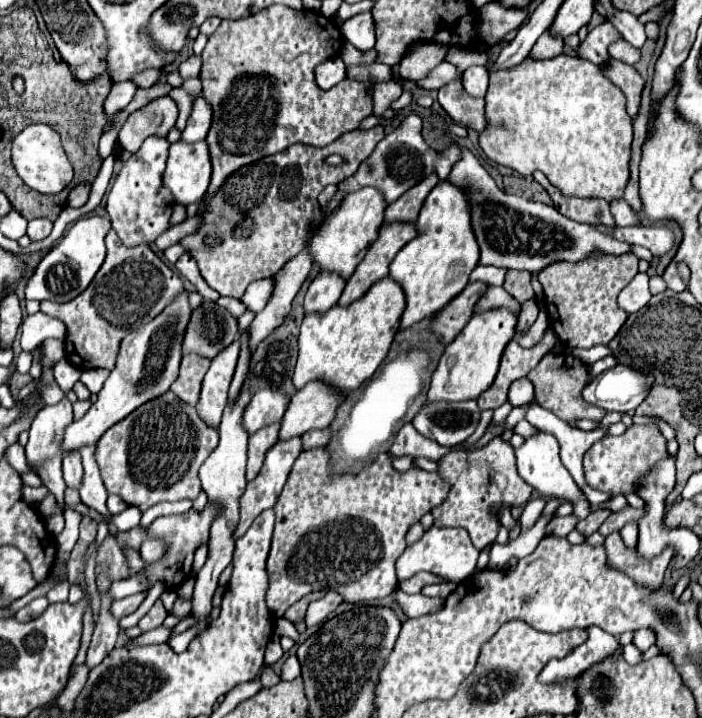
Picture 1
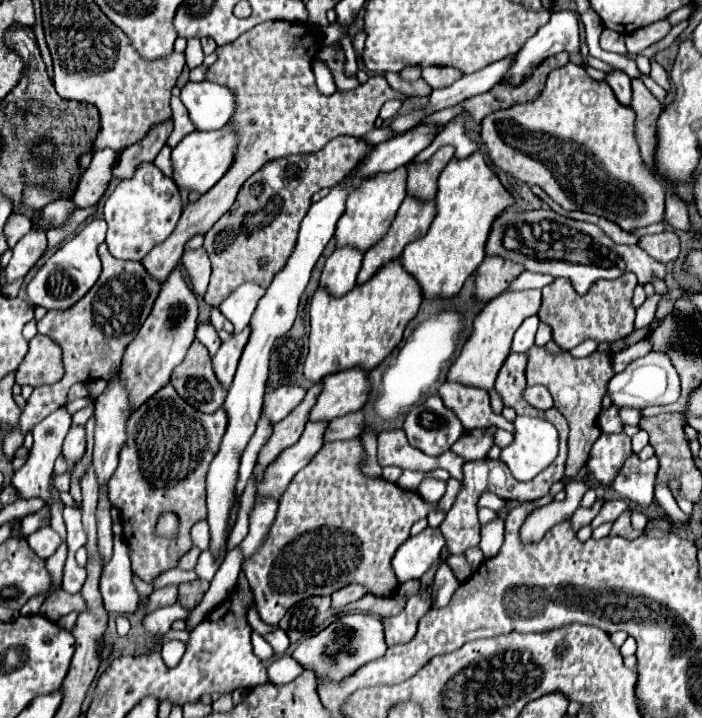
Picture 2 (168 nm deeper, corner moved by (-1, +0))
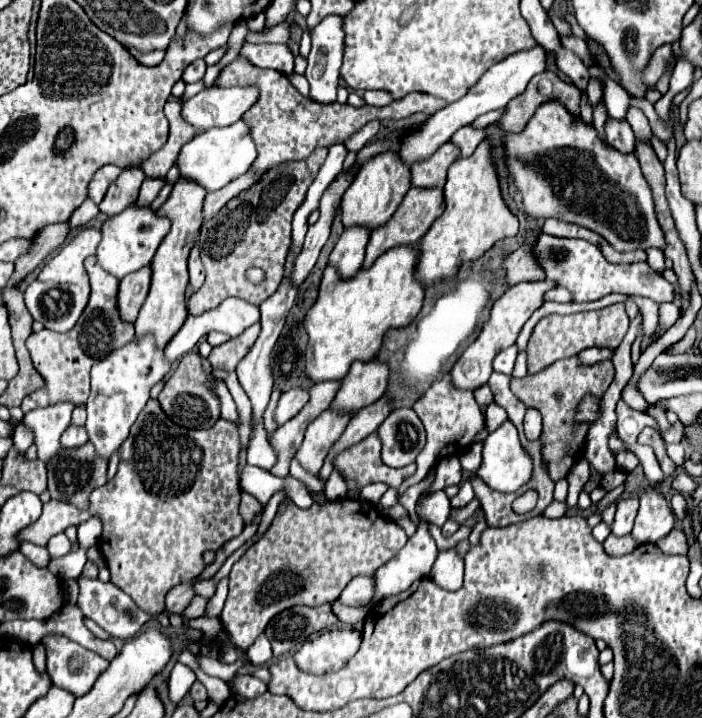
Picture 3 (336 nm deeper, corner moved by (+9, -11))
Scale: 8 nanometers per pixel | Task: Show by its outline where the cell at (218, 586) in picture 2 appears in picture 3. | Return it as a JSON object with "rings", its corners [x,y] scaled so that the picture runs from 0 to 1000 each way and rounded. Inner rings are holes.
{"rings":[[[400,682],[399,685],[393,685],[393,688],[382,698],[376,708],[373,726],[365,744],[375,744],[380,738],[395,713],[399,699],[402,699],[406,692],[409,692],[407,684]]]}

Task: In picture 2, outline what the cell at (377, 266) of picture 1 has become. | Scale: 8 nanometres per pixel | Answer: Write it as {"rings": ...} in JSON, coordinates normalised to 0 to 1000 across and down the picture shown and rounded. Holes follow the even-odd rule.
{"rings":[[[578,274],[553,325],[519,352],[519,366],[510,380],[510,394],[524,391],[547,366],[570,358],[573,347],[581,338],[598,333],[610,322],[618,302],[621,302],[618,280],[607,283],[607,280],[593,280],[593,274]]]}

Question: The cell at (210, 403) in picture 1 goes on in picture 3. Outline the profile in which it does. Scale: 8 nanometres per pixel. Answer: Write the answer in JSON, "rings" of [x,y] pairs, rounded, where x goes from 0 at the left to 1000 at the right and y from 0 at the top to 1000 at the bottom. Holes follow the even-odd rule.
{"rings":[[[362,451],[356,457],[350,457],[350,462],[345,462],[339,471],[330,471],[308,485],[302,485],[296,501],[305,513],[322,515],[322,518],[333,518],[336,507],[345,501],[345,496],[350,496],[350,490],[356,487],[356,479],[362,479],[362,474],[370,465],[370,451]]]}

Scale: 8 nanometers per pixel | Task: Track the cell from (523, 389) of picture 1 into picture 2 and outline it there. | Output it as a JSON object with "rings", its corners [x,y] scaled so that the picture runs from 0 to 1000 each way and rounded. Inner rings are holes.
{"rings":[[[752,539],[746,545],[746,553],[766,572],[778,572],[778,570],[786,567],[786,550],[775,539]]]}

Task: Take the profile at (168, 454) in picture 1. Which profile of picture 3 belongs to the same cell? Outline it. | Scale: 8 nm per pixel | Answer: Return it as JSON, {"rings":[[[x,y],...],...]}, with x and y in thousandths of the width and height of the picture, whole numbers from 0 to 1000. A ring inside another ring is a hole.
{"rings":[[[214,554],[211,563],[208,563],[208,568],[199,574],[197,585],[194,585],[191,593],[185,596],[185,607],[182,607],[179,616],[171,621],[171,646],[168,646],[165,663],[162,663],[157,671],[151,671],[148,677],[137,680],[137,682],[128,688],[128,708],[125,708],[125,710],[111,710],[111,708],[105,708],[105,705],[100,705],[100,702],[71,696],[68,702],[63,702],[63,713],[60,713],[57,724],[48,727],[48,730],[43,730],[43,733],[37,733],[34,738],[28,738],[26,752],[40,752],[40,755],[46,755],[46,758],[66,760],[66,755],[68,755],[71,747],[77,747],[77,744],[83,744],[83,741],[91,741],[100,730],[111,733],[111,730],[117,730],[120,724],[125,724],[131,716],[142,716],[142,721],[145,721],[145,727],[148,727],[148,738],[145,738],[140,763],[142,763],[142,769],[145,769],[145,774],[148,774],[148,780],[151,780],[151,788],[154,788],[154,794],[157,794],[157,808],[160,808],[162,813],[171,813],[171,819],[174,819],[205,852],[211,852],[211,855],[231,852],[231,850],[234,850],[231,836],[234,836],[236,825],[239,825],[245,816],[251,816],[251,813],[276,808],[276,802],[282,802],[282,799],[291,794],[288,769],[291,769],[291,766],[305,766],[305,769],[308,769],[322,752],[339,747],[339,744],[345,741],[345,735],[348,735],[345,721],[339,719],[339,685],[342,685],[342,671],[339,671],[339,660],[336,660],[339,627],[342,627],[342,610],[339,610],[339,599],[336,599],[336,591],[333,591],[333,588],[325,588],[325,585],[316,585],[316,582],[313,582],[302,596],[293,596],[293,599],[268,599],[268,596],[259,596],[259,593],[248,591],[248,588],[234,577],[234,571],[228,568],[225,557],[222,557],[222,554]]]}

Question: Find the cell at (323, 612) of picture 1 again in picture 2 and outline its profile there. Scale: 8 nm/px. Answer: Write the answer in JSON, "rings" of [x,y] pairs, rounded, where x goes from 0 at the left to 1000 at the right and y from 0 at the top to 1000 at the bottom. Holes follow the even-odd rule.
{"rings":[[[501,812],[501,815],[496,815],[496,818],[490,818],[490,820],[481,820],[479,826],[473,826],[473,845],[490,845],[490,843],[496,843],[496,840],[501,840],[501,837],[510,837],[513,831],[519,831],[524,823],[516,818],[516,815],[507,815],[507,812]]]}

